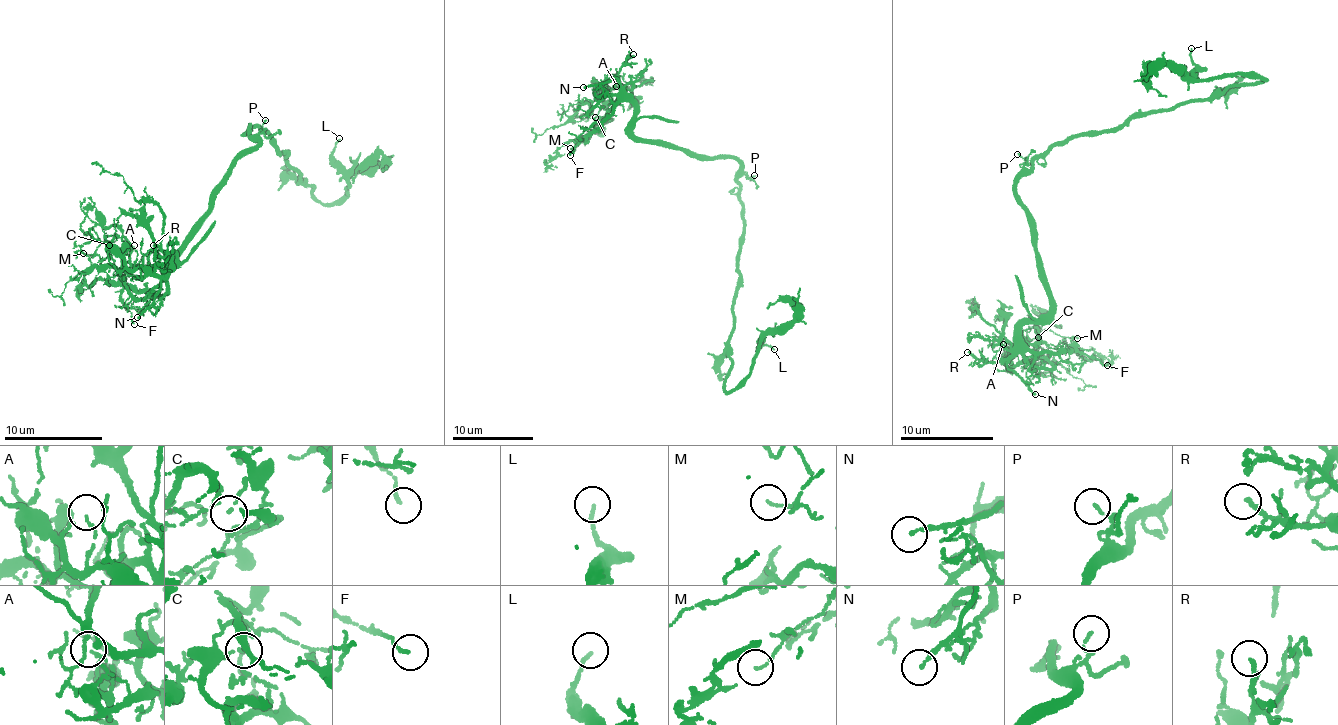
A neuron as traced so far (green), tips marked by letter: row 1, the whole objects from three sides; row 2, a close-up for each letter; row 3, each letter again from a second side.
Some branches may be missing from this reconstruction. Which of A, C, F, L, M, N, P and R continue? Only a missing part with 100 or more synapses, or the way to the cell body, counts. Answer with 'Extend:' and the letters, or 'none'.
Extend: none

